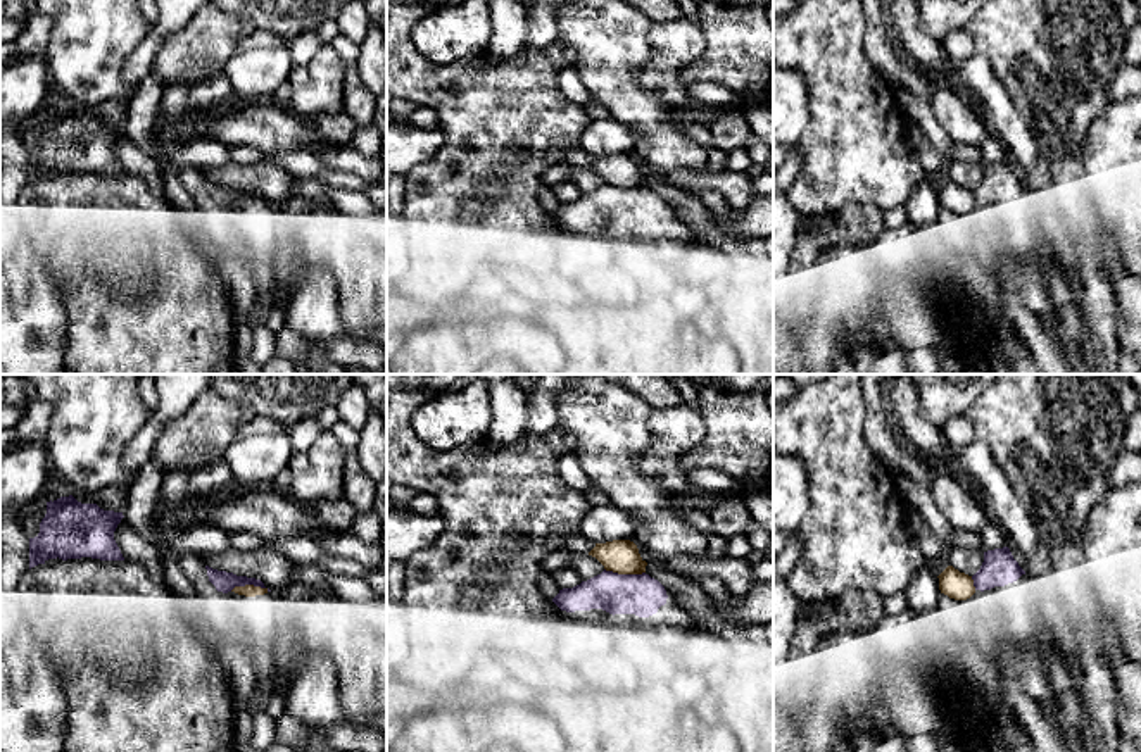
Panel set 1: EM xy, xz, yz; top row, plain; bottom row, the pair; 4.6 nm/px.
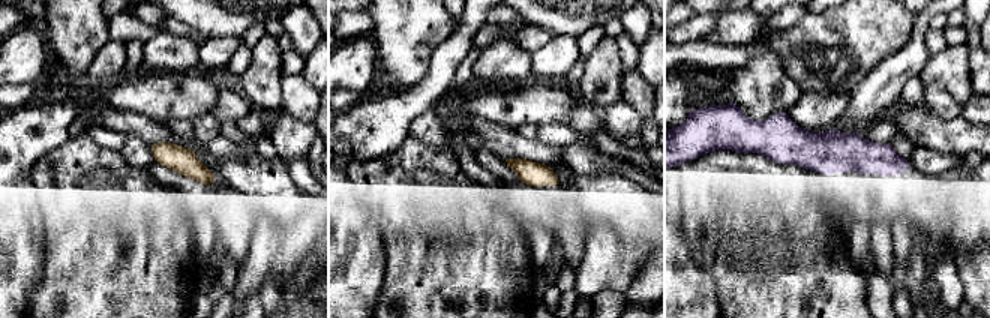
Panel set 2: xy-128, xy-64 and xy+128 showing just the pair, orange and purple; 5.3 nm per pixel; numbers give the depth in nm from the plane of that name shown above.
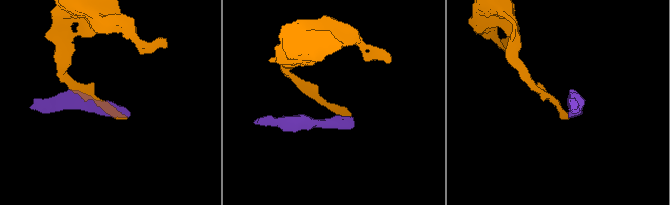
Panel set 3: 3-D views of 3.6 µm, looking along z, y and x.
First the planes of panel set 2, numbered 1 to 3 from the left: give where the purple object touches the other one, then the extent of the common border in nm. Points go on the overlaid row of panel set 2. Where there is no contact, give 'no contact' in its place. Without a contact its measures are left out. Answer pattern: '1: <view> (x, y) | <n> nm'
1: no contact
2: no contact
3: no contact

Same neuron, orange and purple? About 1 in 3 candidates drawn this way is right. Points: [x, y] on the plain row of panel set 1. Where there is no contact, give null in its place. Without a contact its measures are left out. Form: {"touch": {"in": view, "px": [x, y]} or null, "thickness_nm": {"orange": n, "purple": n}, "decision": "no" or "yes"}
{"touch": {"in": "xz", "px": [625, 187]}, "thickness_nm": {"orange": 160, "purple": 190}, "decision": "no"}

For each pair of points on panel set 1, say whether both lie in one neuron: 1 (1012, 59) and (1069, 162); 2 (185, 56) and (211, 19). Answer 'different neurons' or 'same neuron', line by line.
1: same neuron
2: same neuron

